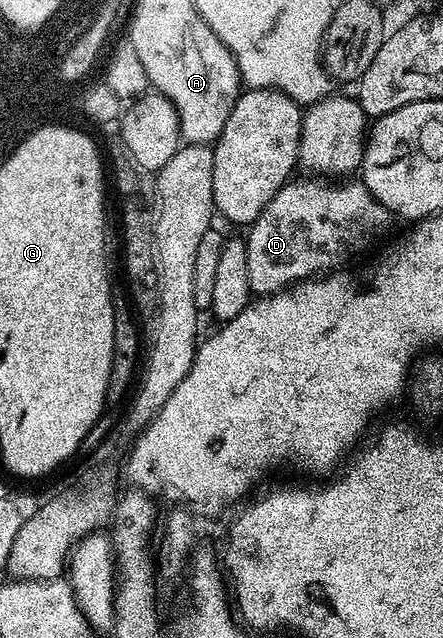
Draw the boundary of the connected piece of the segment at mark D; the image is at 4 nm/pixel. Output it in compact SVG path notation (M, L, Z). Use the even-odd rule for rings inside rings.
M304 177L284 184L274 193L262 213L247 228L246 269L248 280L257 296L274 295L305 279L319 277L343 268L356 250L364 251L384 230L394 215L382 206L368 191L364 182L325 181L320 177Z

